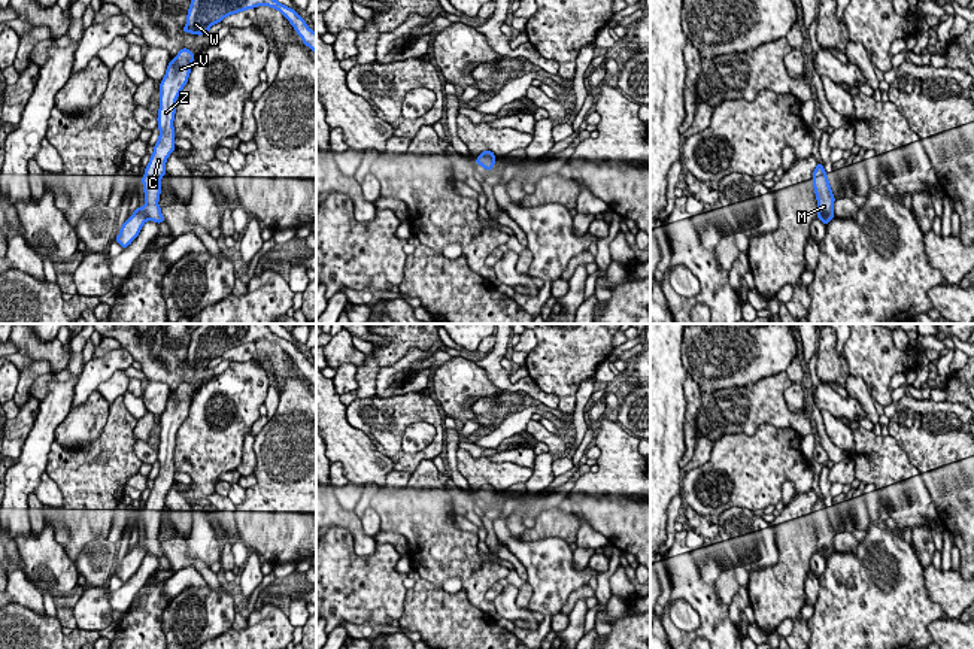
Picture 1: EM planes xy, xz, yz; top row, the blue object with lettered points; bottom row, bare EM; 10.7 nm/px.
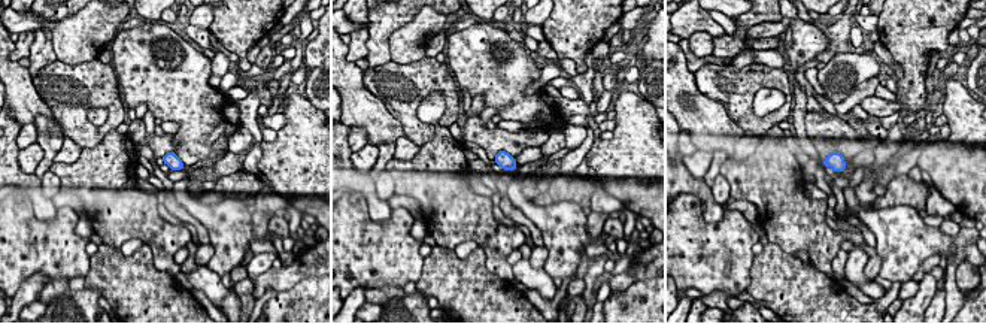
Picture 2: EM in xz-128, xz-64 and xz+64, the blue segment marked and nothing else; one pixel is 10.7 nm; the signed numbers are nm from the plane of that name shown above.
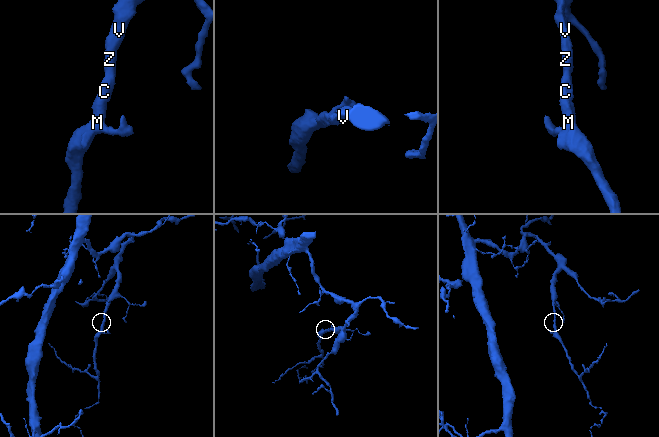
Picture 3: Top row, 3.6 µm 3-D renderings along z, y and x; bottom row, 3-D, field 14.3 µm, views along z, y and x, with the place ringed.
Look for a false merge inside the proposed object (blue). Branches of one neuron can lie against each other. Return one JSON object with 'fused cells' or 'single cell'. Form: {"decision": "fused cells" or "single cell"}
{"decision": "single cell"}

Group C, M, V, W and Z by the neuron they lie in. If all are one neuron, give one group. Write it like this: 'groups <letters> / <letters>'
groups C M V W Z

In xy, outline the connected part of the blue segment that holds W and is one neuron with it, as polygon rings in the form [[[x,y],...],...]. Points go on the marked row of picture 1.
[[[191,0],[186,25],[182,31],[198,36],[206,34],[213,24],[222,22],[225,16],[246,9],[255,9],[260,4],[277,9],[295,28],[303,43],[316,52],[316,33],[307,27],[294,9],[276,0]]]

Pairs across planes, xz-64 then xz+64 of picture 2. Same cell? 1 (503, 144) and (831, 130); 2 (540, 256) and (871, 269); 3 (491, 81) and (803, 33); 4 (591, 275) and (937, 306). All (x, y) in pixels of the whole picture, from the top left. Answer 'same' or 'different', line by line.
1: same
2: same
3: same
4: different

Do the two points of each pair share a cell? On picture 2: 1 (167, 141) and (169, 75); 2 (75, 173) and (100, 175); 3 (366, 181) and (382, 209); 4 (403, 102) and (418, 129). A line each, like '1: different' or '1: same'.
1: different
2: same
3: same
4: same

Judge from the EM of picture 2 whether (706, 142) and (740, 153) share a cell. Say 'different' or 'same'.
different

